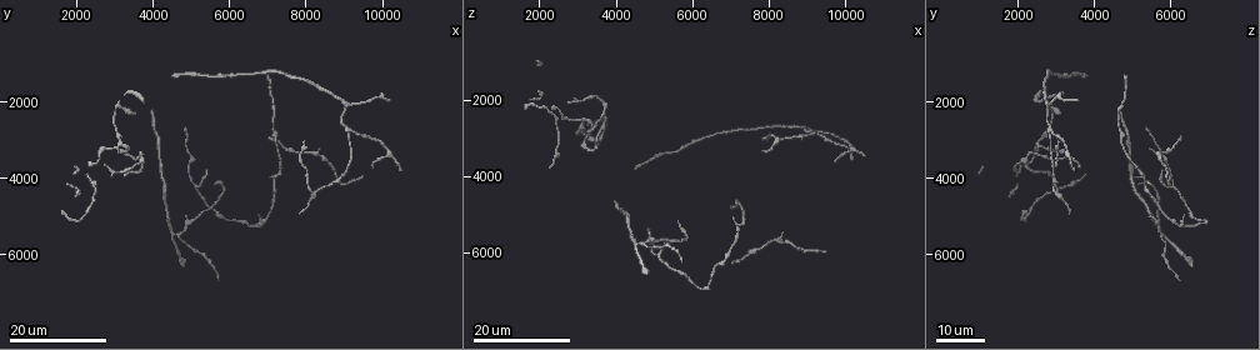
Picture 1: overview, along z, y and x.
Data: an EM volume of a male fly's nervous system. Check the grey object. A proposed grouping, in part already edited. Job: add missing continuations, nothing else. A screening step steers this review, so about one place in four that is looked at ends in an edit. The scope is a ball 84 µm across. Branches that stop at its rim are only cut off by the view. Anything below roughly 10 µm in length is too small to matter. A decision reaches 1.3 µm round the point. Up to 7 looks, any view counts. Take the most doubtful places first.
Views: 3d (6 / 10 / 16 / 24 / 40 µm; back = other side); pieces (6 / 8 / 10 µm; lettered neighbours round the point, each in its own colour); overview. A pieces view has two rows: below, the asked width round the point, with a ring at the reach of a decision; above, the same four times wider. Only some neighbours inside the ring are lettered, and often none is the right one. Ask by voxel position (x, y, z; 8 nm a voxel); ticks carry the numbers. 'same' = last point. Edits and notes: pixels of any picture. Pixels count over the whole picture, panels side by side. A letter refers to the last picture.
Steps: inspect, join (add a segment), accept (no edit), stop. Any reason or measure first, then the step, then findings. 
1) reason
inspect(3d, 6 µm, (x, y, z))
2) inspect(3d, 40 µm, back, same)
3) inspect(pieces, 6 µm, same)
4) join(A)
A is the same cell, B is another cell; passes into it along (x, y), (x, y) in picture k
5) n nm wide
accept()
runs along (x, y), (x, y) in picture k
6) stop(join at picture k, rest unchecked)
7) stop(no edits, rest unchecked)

free end
inspect(3d, 24 µm, (10550, 3800, 3500))

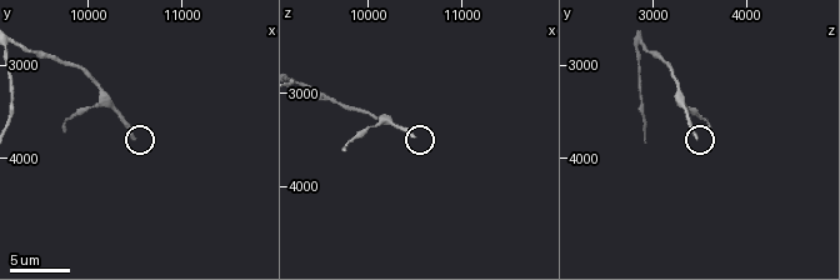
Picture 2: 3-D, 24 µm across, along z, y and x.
what lies round it
inspect(pieces, 8 µm, (10500, 3800, 3450))

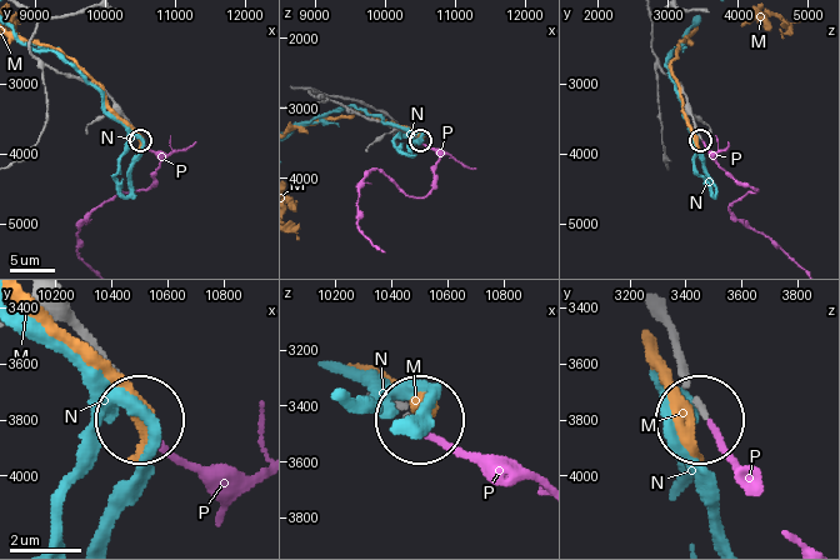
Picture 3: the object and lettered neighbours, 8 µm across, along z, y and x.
join(P)
P is the same cell, M and N are other cells; passes into it along (670, 336), (691, 399), (748, 489) in picture 3; it goes on there

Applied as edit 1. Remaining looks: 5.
inspect(overview)

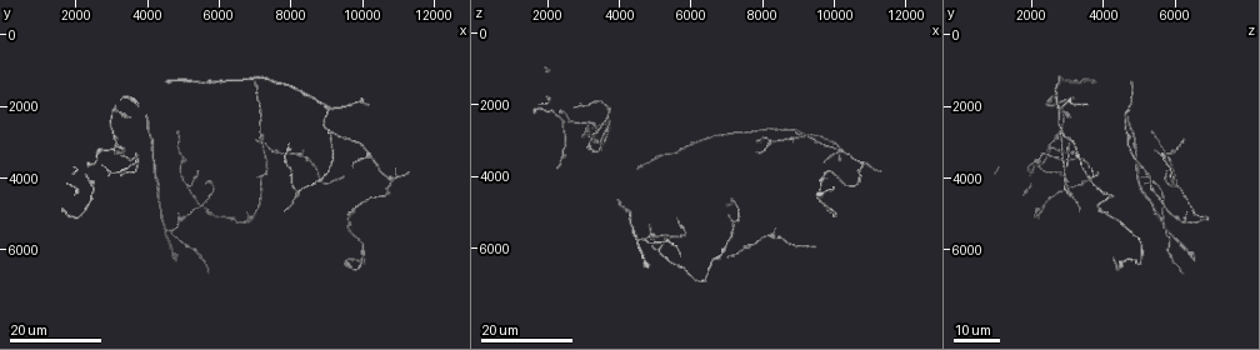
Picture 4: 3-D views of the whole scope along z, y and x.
inspect(3d, 16 µm, (5300, 3700, 5700))

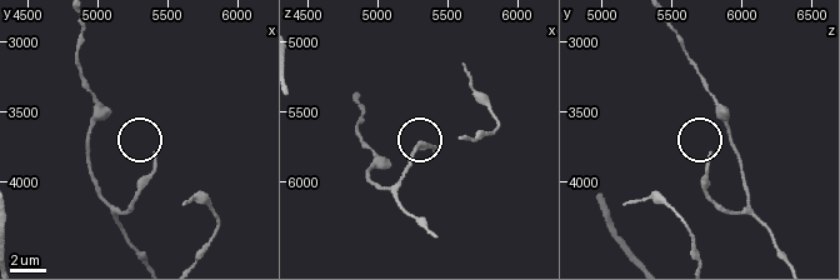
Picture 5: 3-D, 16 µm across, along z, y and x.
see the neighbours
inspect(pieces, 10 µm, (5420, 3820, 5780))

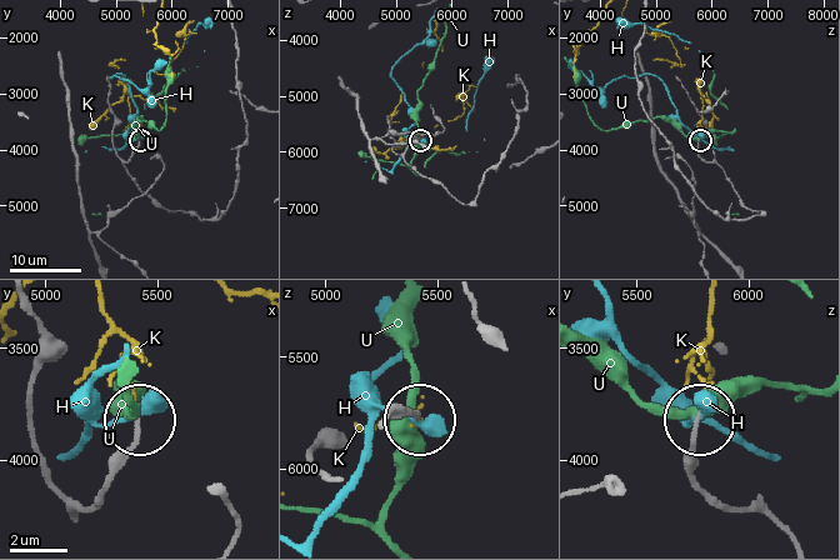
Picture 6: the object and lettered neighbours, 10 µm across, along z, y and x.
170 nm wide
accept()
H, K and U are other cells; runs along (788, 535), (704, 491), (696, 423) in picture 6; no lettered segment goes on from it

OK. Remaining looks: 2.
inspect(3d, 24 µm, (7050, 4050, 5100))

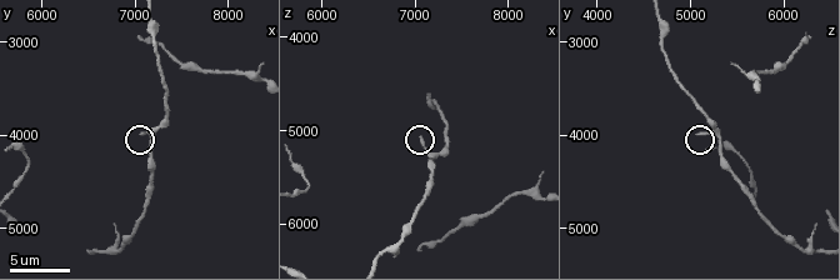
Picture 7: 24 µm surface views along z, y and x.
inspect(pieces, 8 µm, (7050, 4000, 5050))

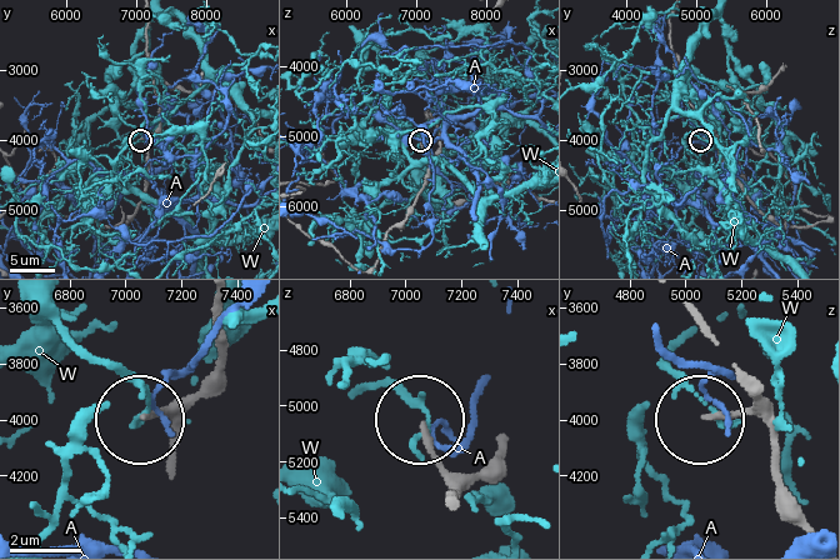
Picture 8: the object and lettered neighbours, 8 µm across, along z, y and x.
accept()
A and W are other cells; none of them fits

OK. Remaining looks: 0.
stop(join at picture 3, rest unchecked)

